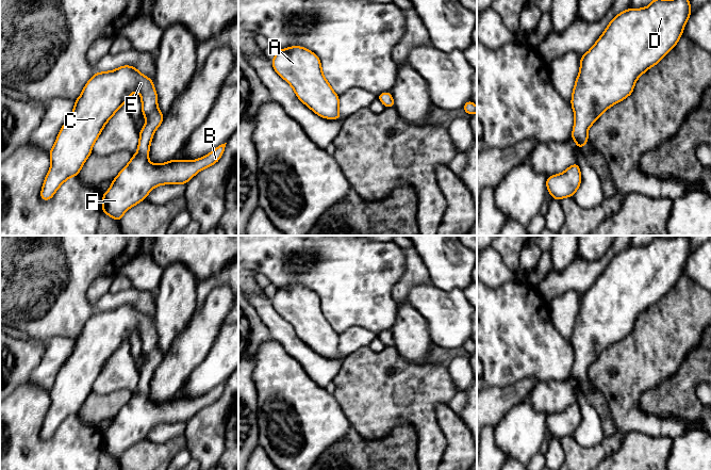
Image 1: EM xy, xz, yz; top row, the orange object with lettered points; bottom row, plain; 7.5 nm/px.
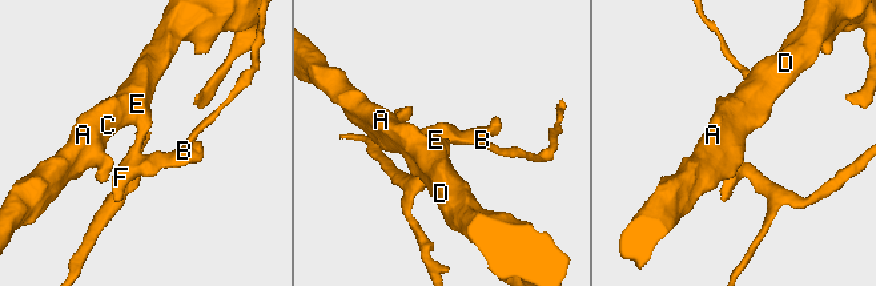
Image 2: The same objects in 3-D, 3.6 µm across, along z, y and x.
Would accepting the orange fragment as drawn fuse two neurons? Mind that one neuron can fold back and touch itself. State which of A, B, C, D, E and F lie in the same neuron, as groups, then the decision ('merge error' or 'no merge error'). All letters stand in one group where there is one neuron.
A B C D E F; no merge error

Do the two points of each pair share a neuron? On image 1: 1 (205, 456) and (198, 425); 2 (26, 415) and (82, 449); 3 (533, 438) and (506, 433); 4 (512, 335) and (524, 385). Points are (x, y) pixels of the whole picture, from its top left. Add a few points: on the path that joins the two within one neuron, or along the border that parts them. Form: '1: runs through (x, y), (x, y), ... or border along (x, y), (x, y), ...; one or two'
1: runs through (202, 449), (202, 433); one
2: runs through (29, 433), (45, 449), (64, 449); one
3: runs through (527, 435), (512, 434); one
4: border along (536, 381), (525, 377), (512, 384), (498, 386); two

